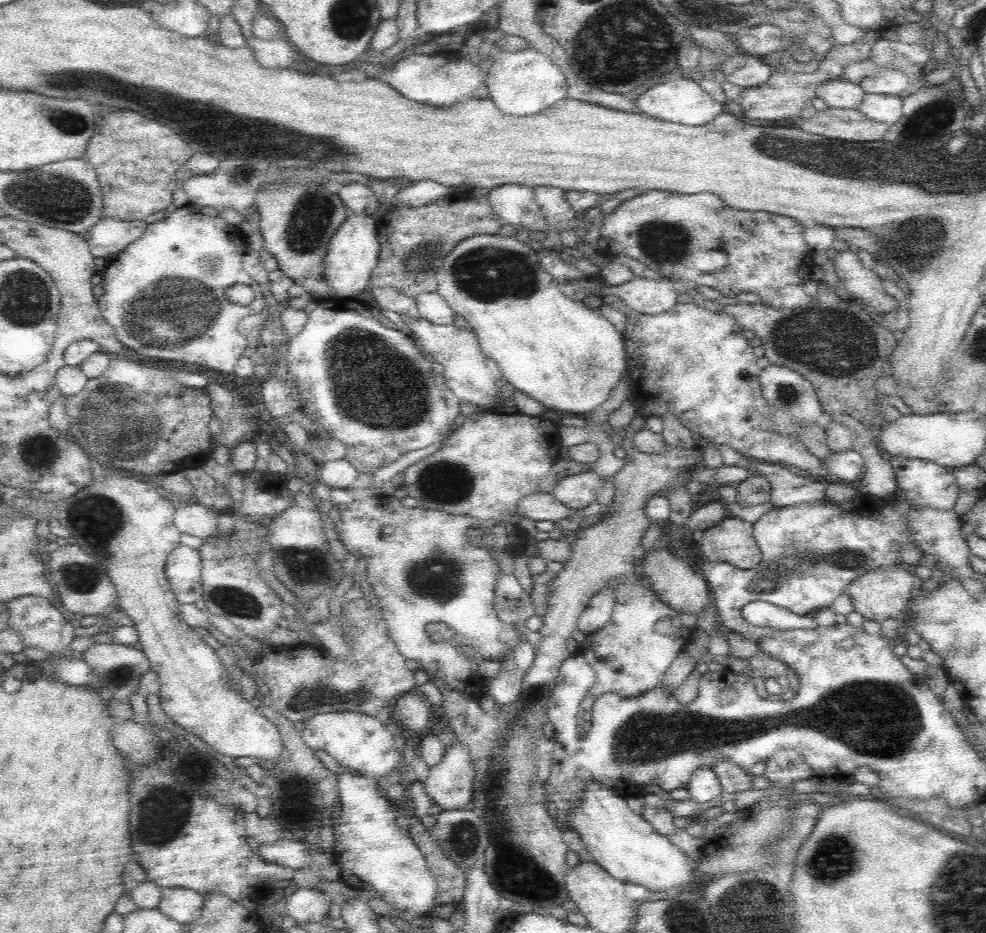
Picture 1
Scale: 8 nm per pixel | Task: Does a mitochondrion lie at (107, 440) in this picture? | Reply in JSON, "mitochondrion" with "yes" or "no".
{"mitochondrion":"yes"}

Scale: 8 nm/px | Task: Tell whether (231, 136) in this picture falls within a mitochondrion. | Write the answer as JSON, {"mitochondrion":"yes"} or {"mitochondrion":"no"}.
{"mitochondrion":"yes"}

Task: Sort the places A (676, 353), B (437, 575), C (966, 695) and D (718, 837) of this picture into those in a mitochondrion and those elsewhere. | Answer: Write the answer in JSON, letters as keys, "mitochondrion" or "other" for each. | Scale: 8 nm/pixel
{"A":"mitochondrion","B":"mitochondrion","C":"other","D":"other"}

